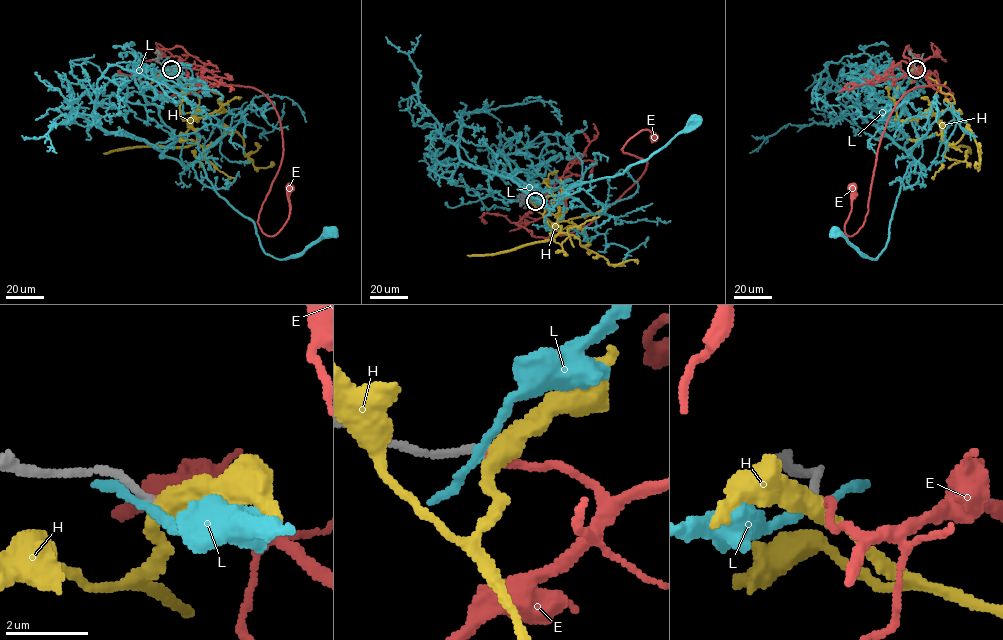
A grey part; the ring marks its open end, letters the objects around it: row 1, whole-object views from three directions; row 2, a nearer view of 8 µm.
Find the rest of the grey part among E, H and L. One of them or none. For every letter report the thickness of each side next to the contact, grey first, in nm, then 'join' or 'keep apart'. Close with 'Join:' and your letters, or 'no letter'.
E: calibres 190 and 190 nm; join
H: calibres 180 and 440 nm; keep apart
L: calibres 190 and 200 nm; keep apart
Join: E

